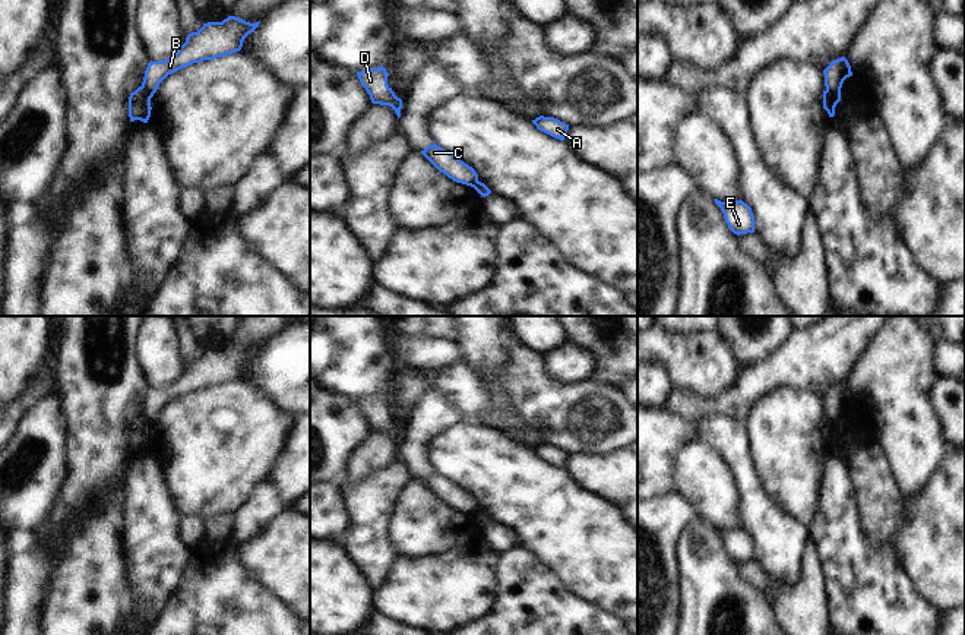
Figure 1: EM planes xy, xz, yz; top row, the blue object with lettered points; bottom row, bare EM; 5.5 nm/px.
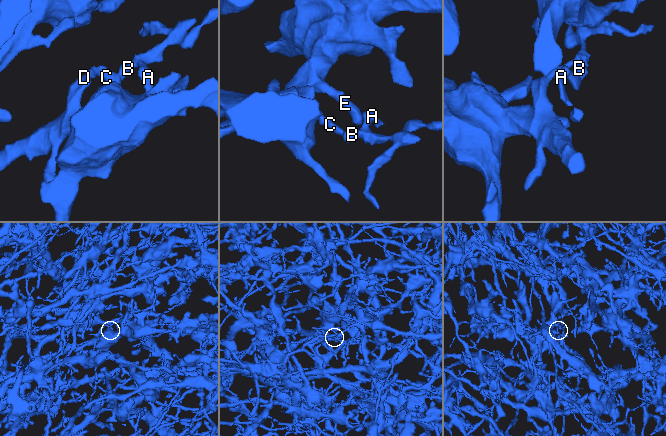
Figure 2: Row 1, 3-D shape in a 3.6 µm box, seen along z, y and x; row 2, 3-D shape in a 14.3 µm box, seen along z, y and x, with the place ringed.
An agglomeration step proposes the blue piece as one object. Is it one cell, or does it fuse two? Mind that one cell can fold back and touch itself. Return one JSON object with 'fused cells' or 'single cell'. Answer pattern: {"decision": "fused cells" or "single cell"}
{"decision": "fused cells"}

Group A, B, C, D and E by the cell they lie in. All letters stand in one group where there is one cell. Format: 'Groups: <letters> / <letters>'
Groups: A B / C D E.

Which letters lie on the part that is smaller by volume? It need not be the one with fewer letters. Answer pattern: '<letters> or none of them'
A, B

